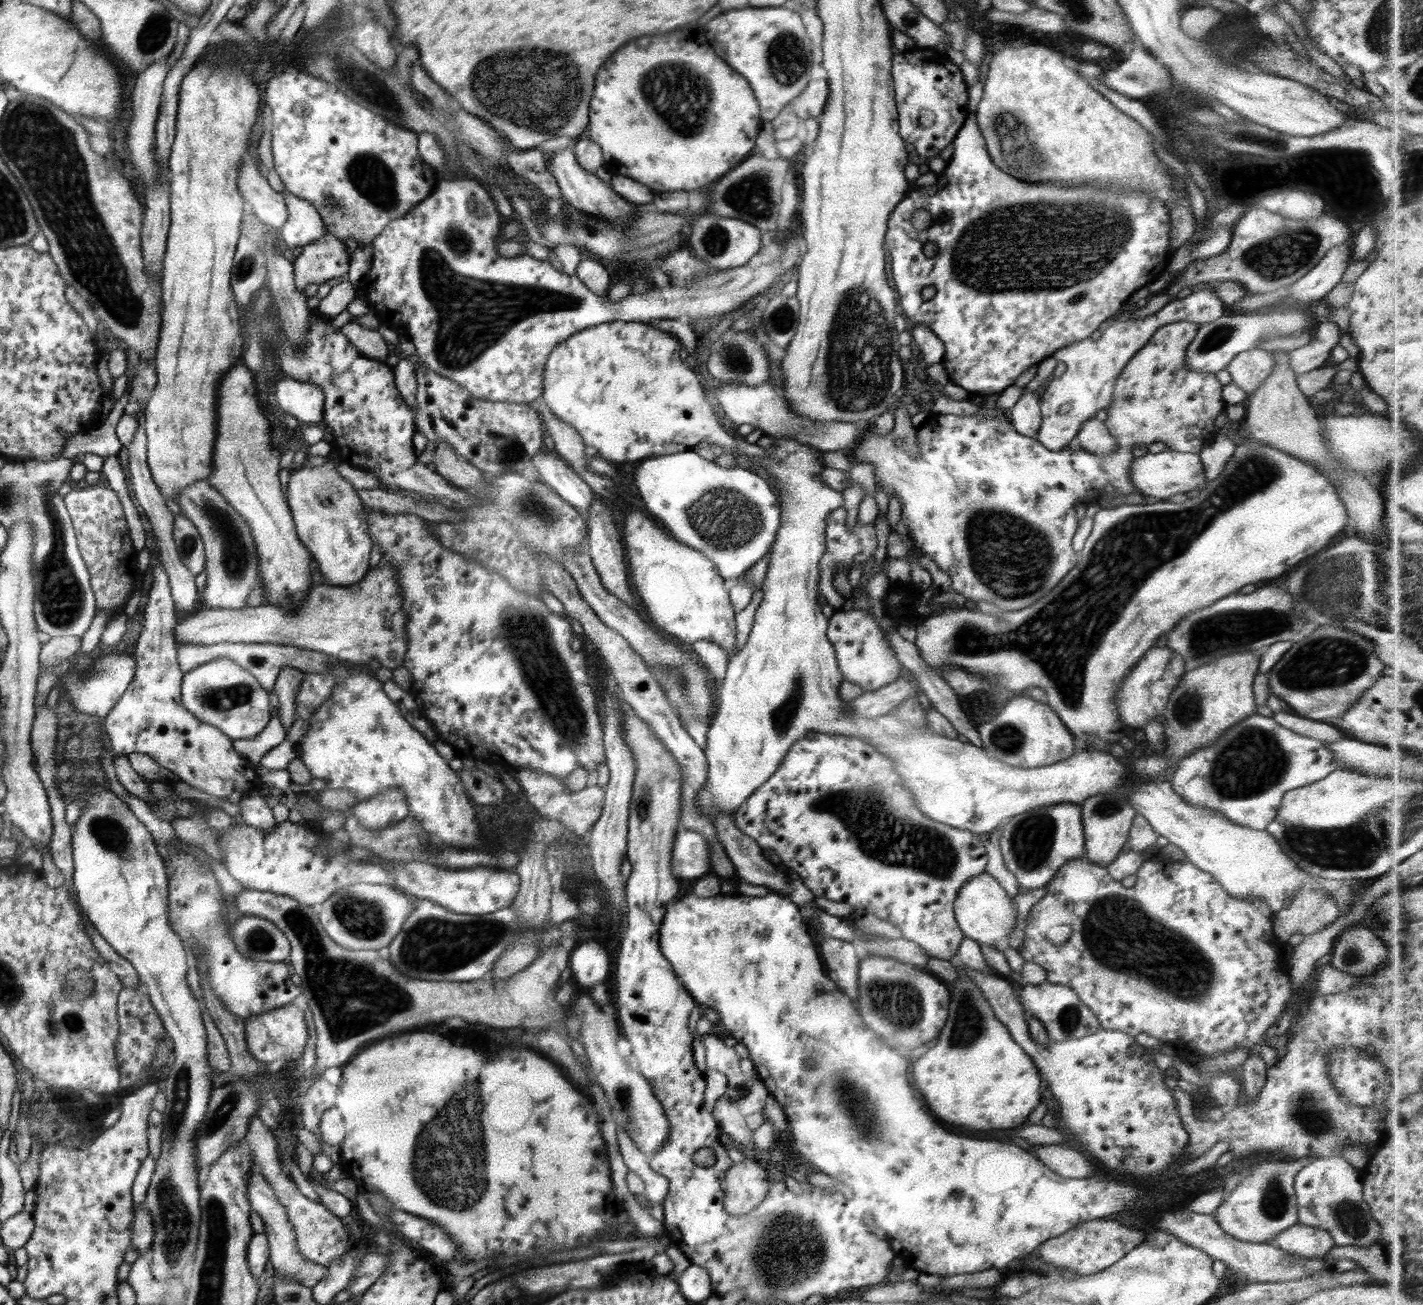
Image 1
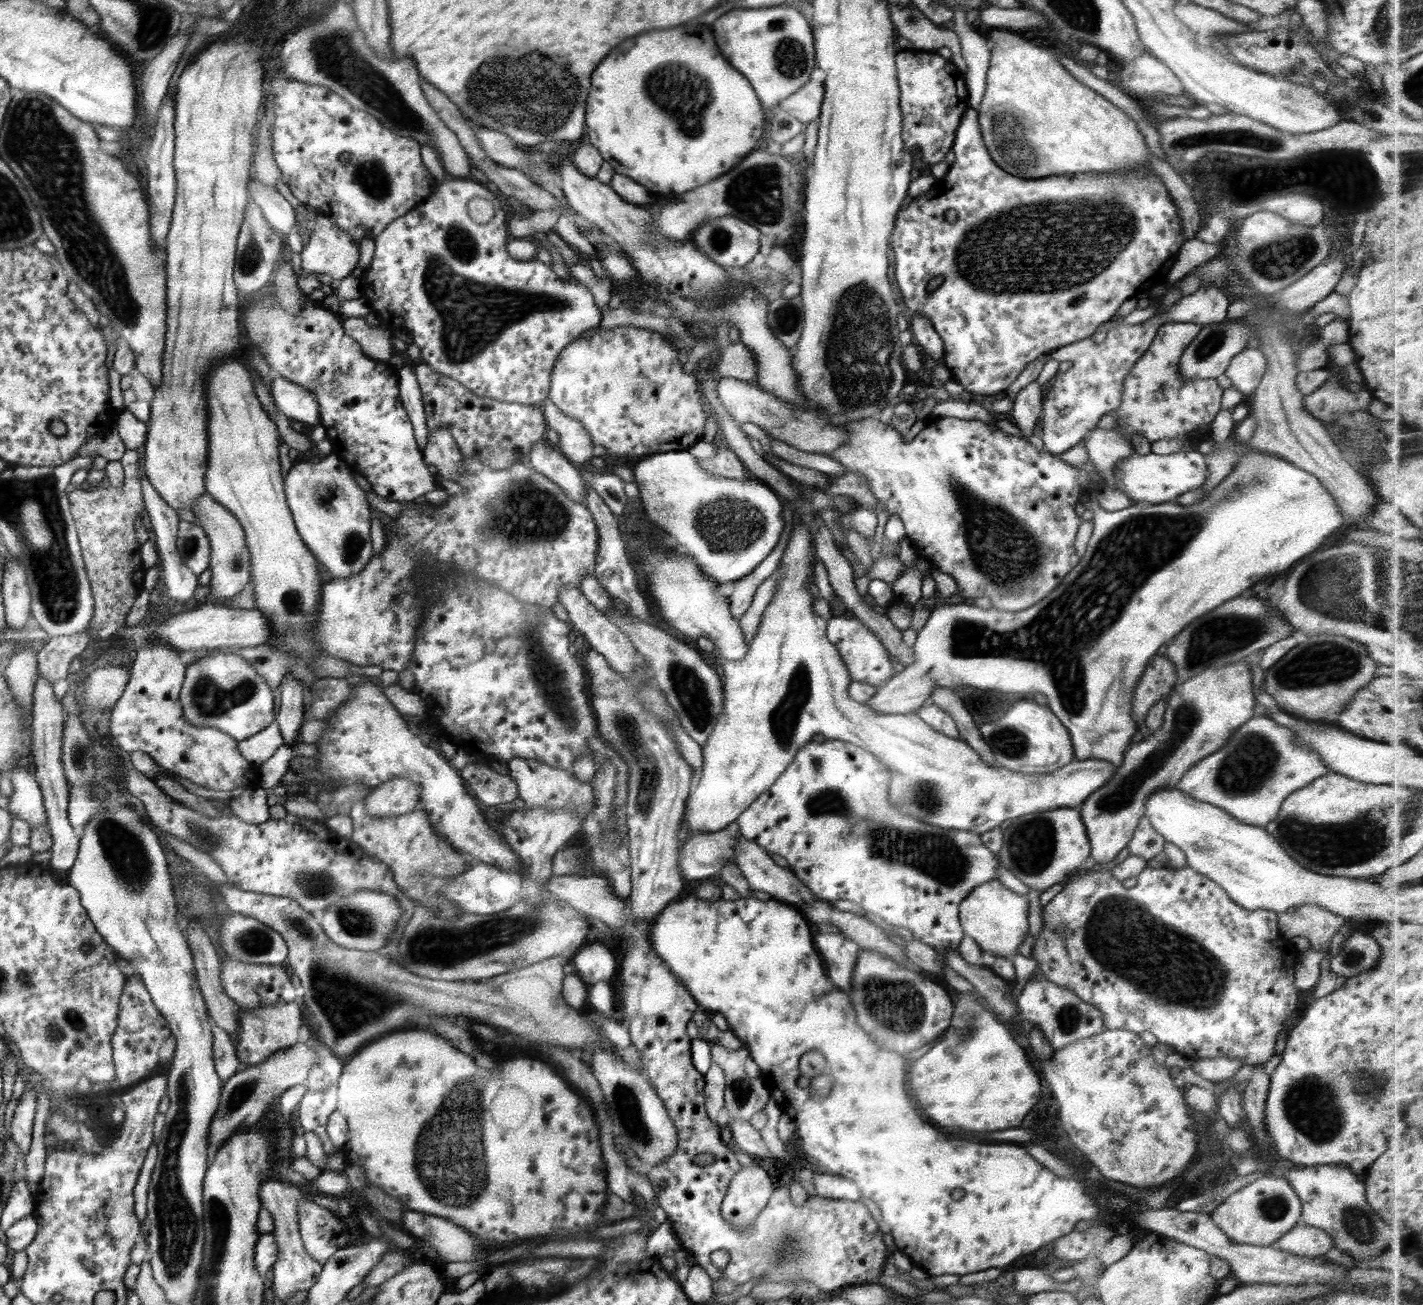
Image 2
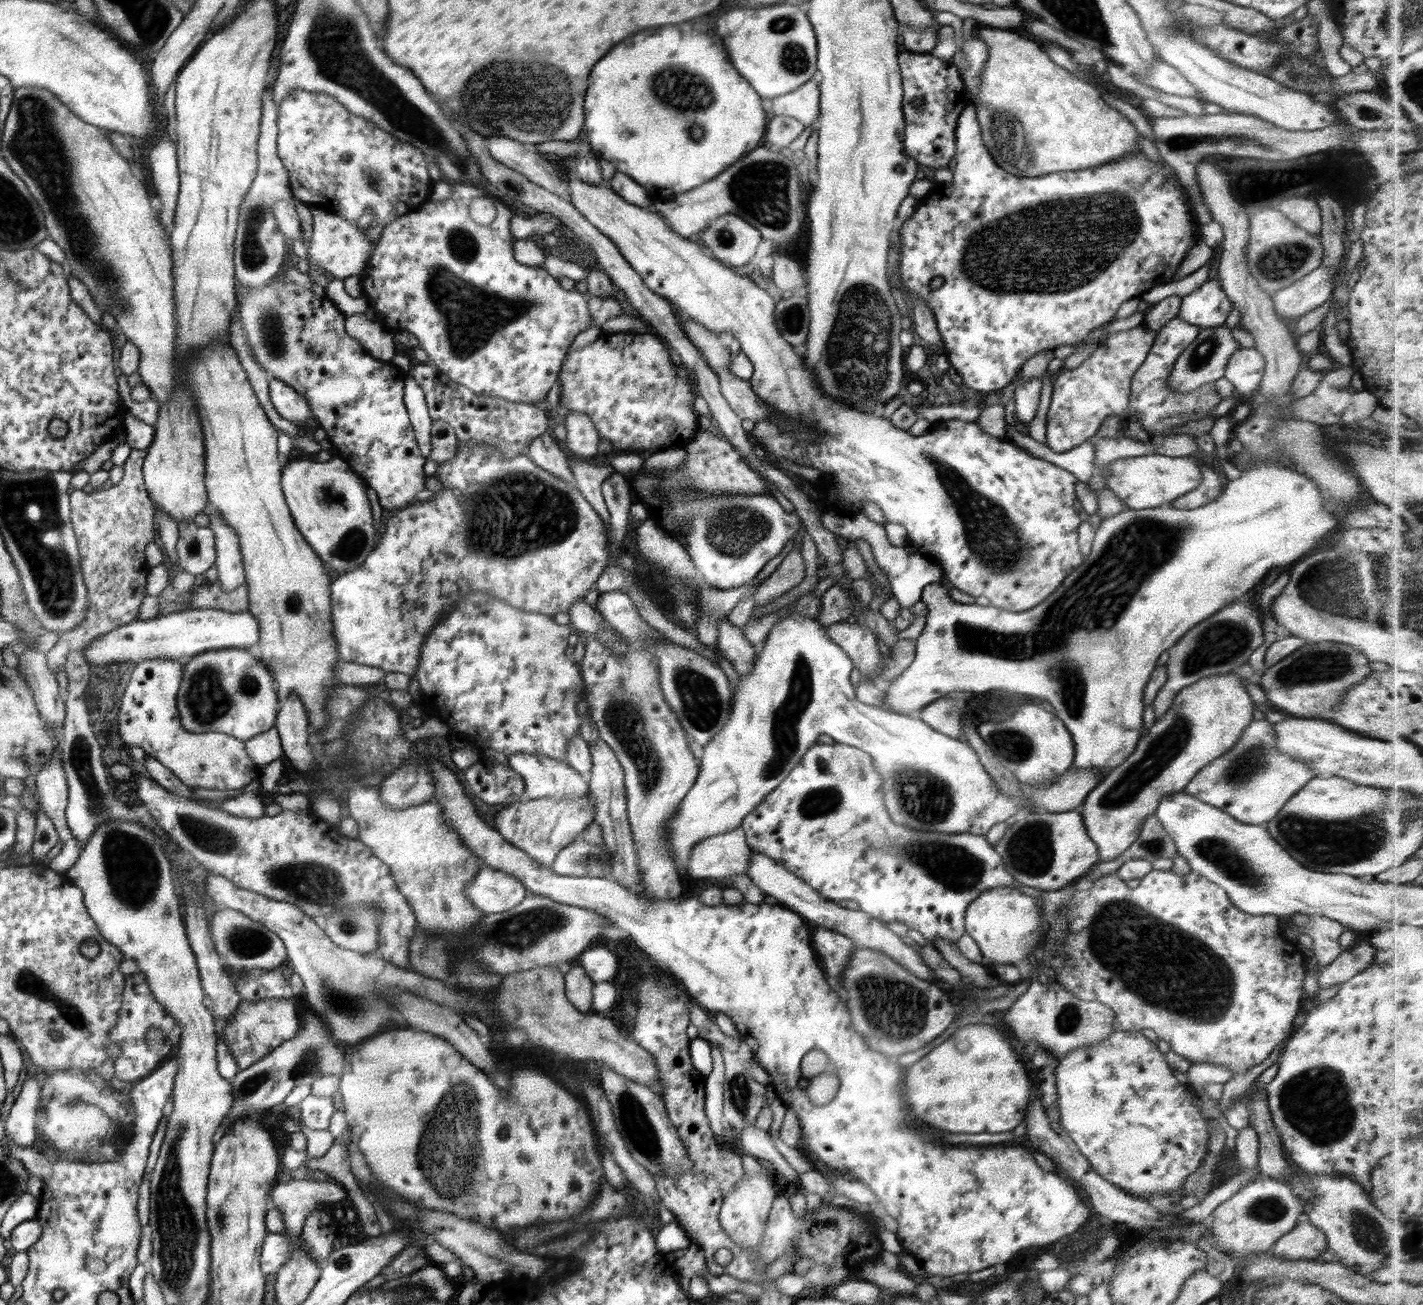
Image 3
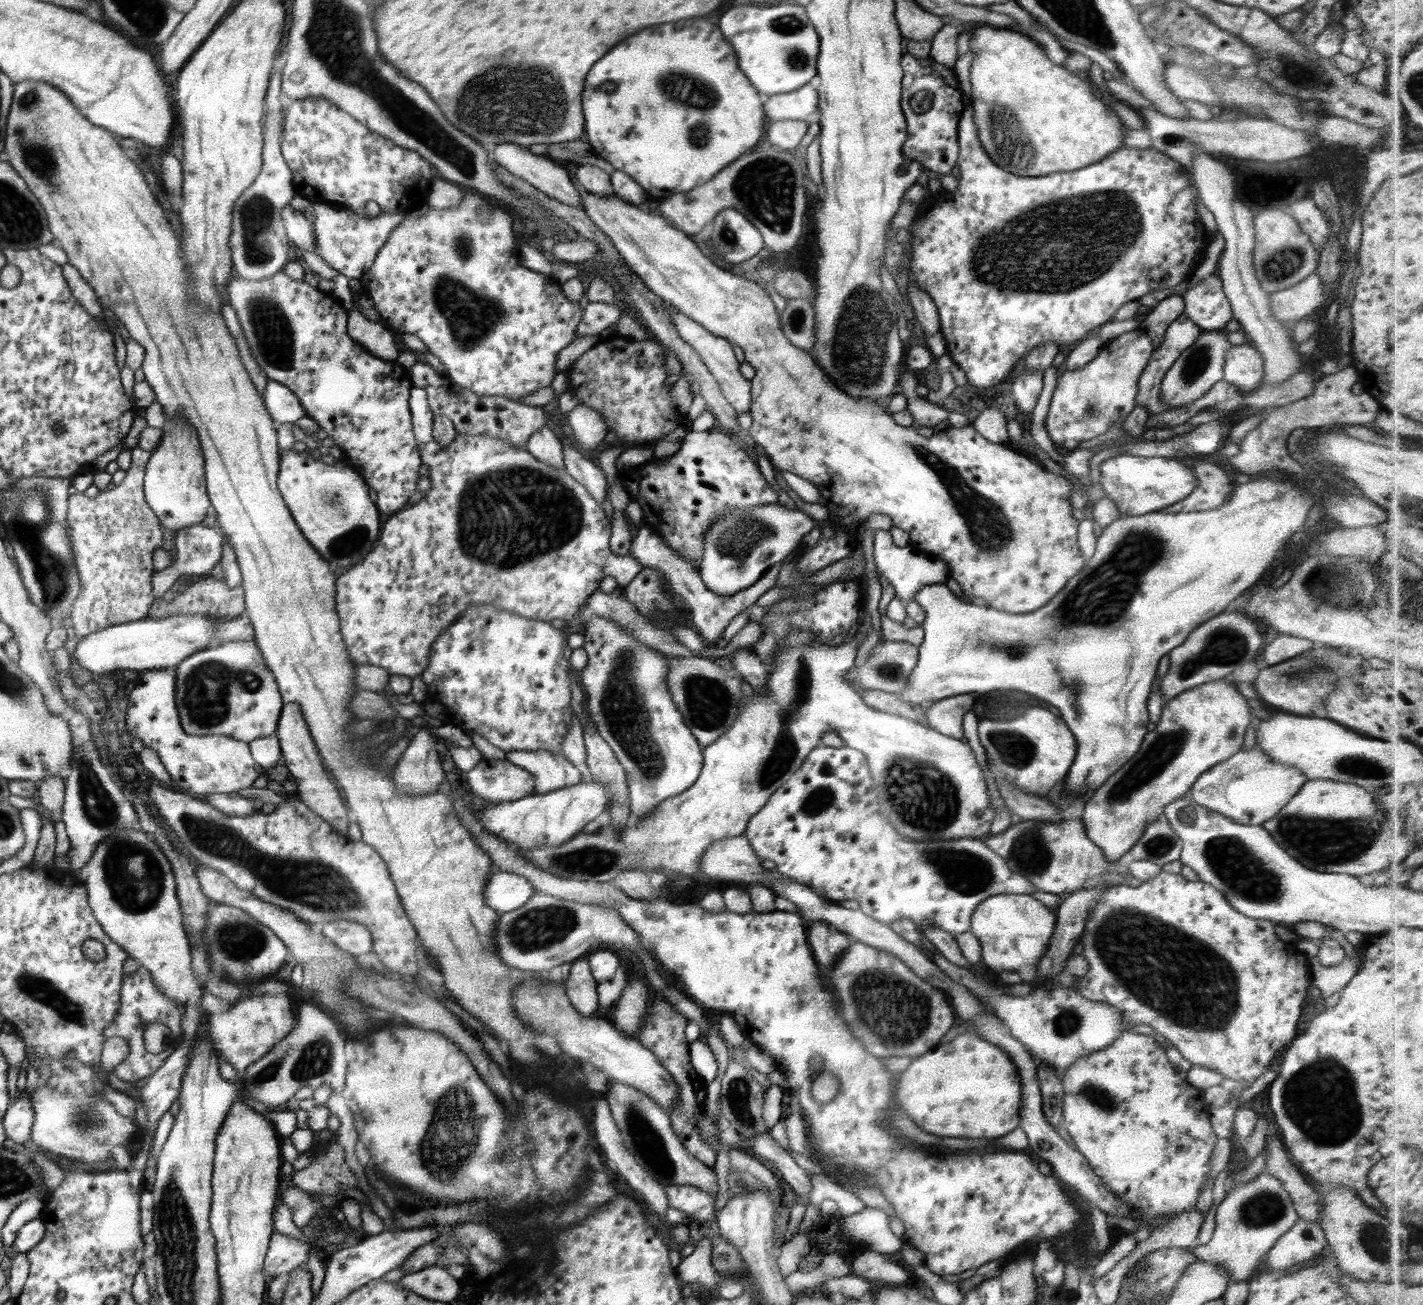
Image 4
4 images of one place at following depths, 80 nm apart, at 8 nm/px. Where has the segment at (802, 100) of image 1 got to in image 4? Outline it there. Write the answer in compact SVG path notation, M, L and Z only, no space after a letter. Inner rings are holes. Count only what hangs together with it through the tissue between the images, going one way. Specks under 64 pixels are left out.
M810 83L798 90L784 94L768 96L759 93L767 121L808 120L818 108L817 91Z

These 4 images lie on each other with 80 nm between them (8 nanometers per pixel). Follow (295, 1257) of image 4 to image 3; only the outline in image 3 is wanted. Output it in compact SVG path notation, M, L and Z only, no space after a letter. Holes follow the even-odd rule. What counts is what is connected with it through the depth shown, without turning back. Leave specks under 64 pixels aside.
M267 1233L260 1253L260 1269L267 1274L277 1274L290 1259L293 1246L282 1233Z

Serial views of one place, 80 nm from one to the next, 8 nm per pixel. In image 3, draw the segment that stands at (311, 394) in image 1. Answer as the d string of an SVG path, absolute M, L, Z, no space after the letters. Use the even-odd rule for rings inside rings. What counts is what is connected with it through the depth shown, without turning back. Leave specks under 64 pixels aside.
M270 377L269 395L270 402L282 418L292 422L314 419L313 412L310 410L311 406L308 406L306 398L281 380Z

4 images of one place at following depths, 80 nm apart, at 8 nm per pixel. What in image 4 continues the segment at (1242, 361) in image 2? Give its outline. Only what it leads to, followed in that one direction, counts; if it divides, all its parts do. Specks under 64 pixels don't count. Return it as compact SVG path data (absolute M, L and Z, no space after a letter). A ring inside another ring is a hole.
M1232 345L1225 354L1223 378L1240 391L1254 391L1263 384L1263 358L1252 345Z

